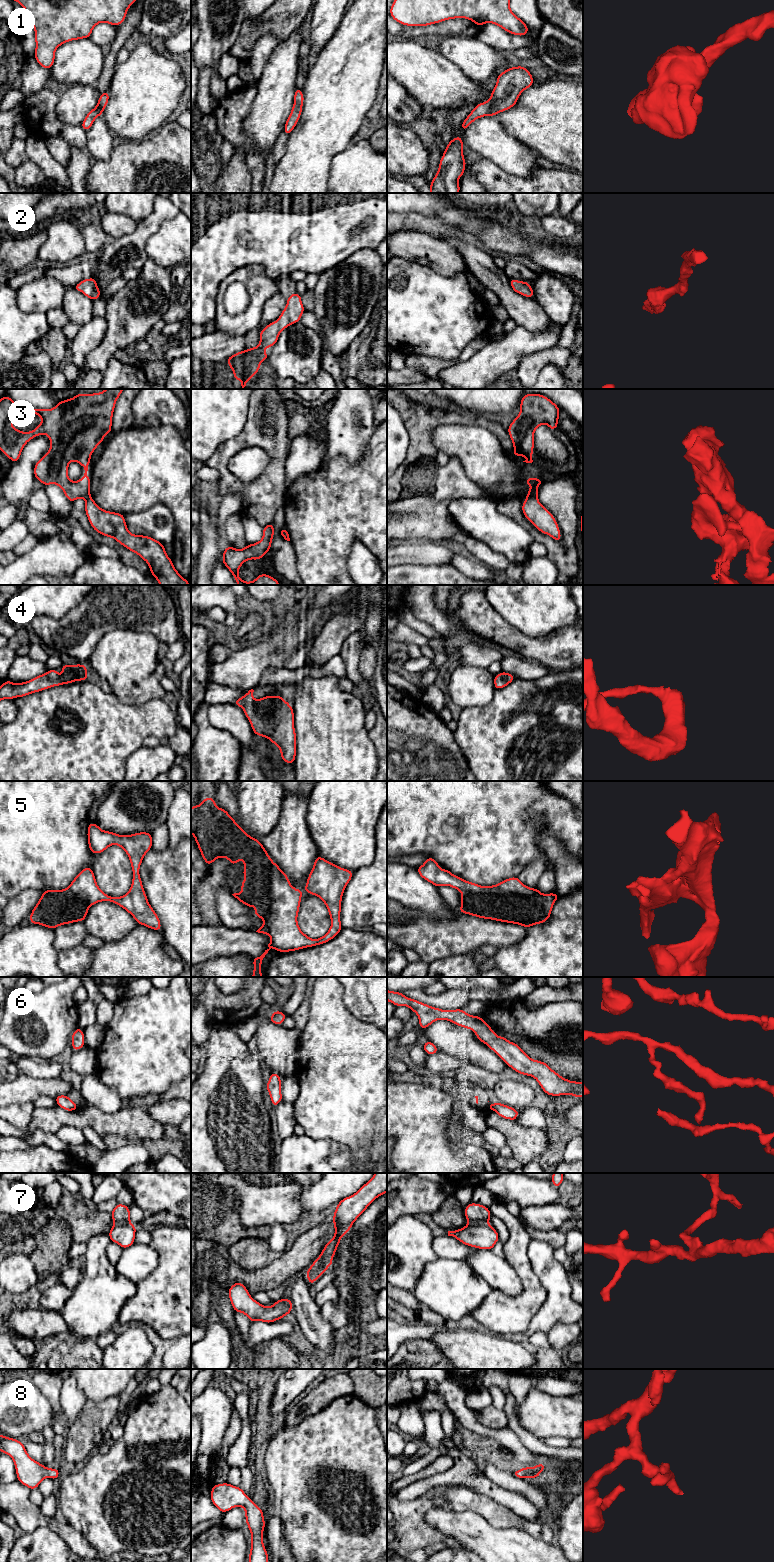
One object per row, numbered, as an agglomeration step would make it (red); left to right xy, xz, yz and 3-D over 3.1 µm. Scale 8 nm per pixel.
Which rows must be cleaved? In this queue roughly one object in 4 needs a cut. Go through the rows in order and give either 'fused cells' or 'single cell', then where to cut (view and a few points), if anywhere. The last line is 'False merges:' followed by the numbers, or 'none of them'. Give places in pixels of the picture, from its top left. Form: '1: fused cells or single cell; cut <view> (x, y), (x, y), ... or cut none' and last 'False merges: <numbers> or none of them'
1: single cell; cut none
2: single cell; cut none
3: fused cells; cut yz (536, 495), (527, 497)
4: single cell; cut none
5: fused cells; cut yz (462, 892), (541, 894)
6: single cell; cut none
7: single cell; cut none
8: single cell; cut none
False merges: 3, 5

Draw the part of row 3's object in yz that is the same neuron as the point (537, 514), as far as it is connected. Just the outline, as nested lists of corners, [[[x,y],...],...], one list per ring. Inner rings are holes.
[[[527,497],[522,504],[524,516],[541,532],[561,541],[561,533],[554,516],[540,504],[538,497]]]

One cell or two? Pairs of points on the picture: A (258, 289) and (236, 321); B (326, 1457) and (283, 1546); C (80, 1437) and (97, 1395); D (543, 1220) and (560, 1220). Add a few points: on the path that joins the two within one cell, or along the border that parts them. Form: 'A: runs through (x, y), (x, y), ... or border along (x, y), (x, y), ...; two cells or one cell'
A: runs through (258, 298), (256, 306), (245, 317); one cell
B: border along (278, 1518), (281, 1520), (284, 1537), (291, 1551); two cells
C: border along (117, 1396), (109, 1396), (99, 1401), (88, 1400); two cells
D: runs through (547, 1220), (556, 1220); one cell

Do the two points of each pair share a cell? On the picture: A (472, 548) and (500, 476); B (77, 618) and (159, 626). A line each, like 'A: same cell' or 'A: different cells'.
A: different cells
B: same cell

